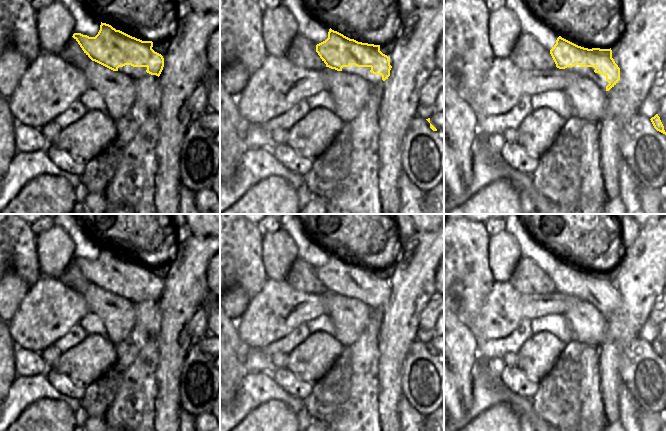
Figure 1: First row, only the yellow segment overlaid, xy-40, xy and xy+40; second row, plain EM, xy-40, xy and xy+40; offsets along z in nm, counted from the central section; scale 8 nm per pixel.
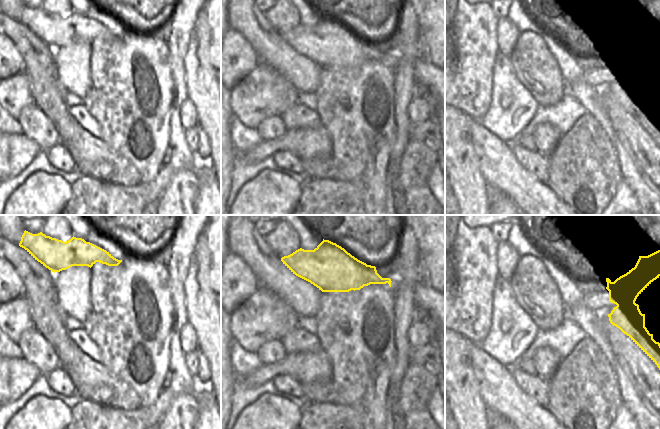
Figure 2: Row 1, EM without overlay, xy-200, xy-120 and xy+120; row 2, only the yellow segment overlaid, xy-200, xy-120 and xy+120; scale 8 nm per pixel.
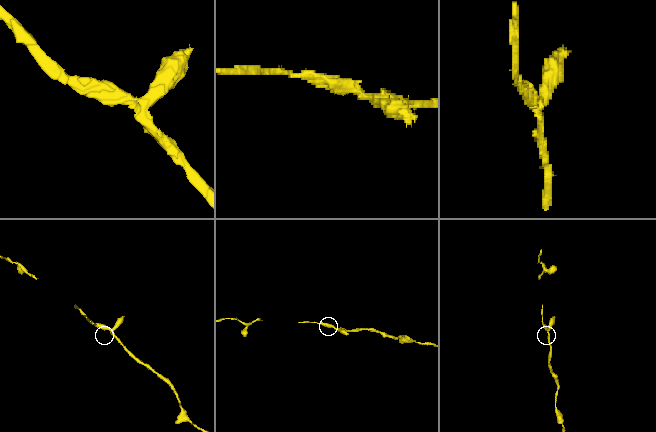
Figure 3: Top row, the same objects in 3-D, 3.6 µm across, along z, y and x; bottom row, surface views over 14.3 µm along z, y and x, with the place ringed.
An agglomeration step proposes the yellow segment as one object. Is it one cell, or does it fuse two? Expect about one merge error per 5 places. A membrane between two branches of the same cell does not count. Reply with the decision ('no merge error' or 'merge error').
merge error

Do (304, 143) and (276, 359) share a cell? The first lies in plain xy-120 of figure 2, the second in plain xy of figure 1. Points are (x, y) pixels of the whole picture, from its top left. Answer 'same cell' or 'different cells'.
different cells

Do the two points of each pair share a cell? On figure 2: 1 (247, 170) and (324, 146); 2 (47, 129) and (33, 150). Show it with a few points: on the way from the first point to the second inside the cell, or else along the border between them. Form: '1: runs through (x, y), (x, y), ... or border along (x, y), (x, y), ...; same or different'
1: border along (272, 155), (250, 164); different
2: border along (22, 134), (33, 140), (42, 150); different

